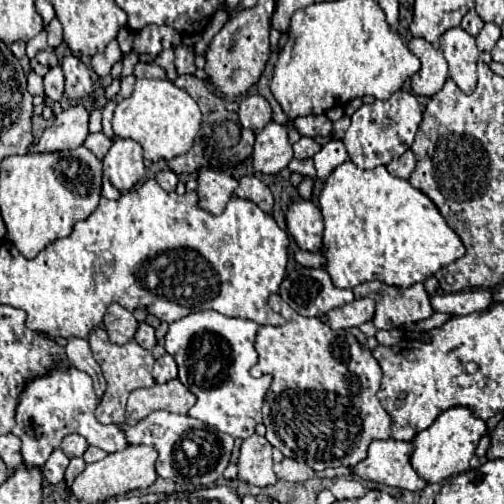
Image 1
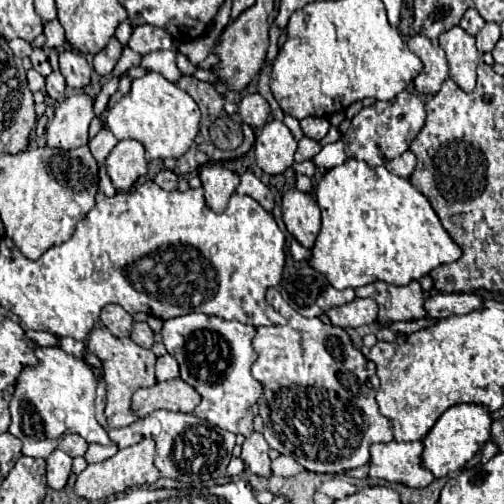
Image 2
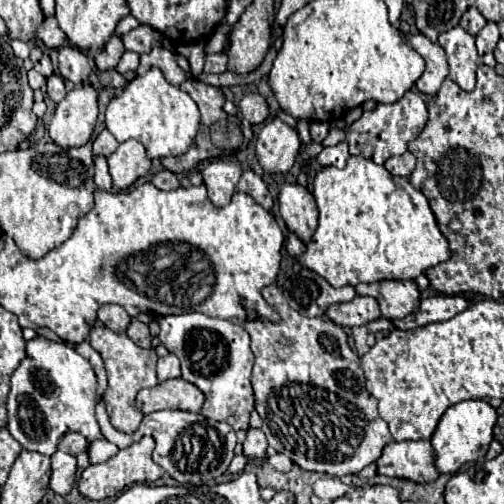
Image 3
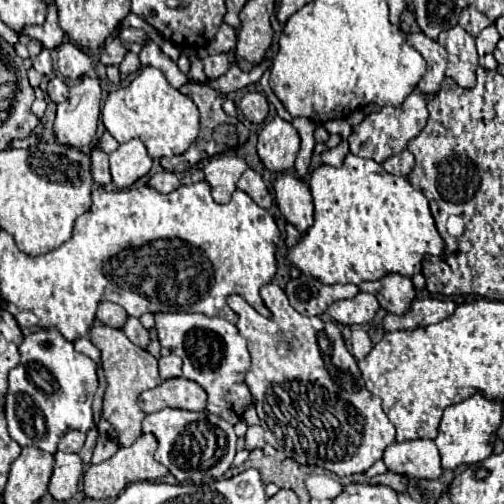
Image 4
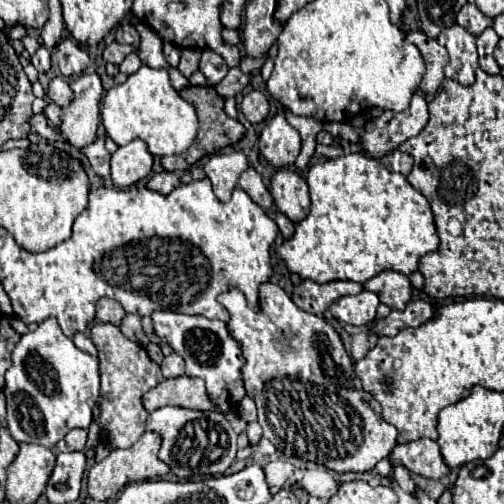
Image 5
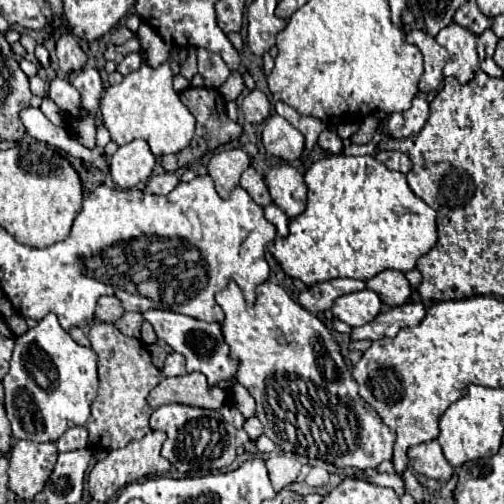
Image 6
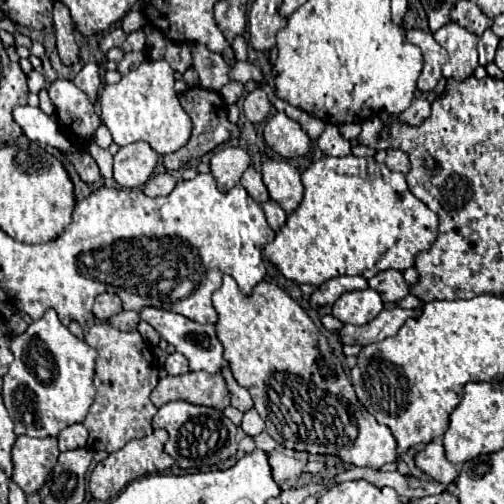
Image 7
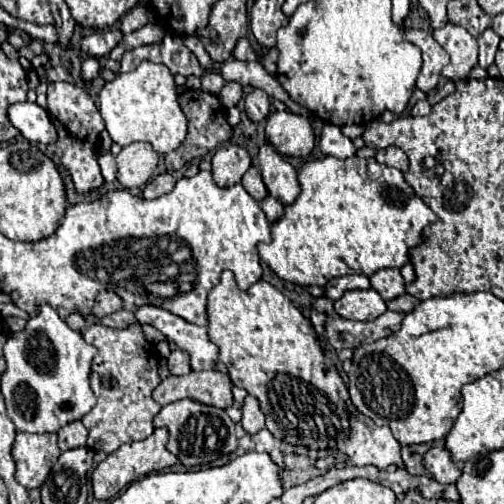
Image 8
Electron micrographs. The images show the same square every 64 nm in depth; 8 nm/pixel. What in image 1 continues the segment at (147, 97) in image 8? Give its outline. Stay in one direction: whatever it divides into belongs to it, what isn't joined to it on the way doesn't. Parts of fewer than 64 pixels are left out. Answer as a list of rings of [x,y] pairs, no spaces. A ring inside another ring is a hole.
[[[142,78],[136,80],[132,96],[118,102],[112,116],[112,128],[114,136],[136,140],[144,148],[144,158],[156,162],[186,154],[200,130],[200,118],[200,108],[186,90],[174,86],[170,80]]]

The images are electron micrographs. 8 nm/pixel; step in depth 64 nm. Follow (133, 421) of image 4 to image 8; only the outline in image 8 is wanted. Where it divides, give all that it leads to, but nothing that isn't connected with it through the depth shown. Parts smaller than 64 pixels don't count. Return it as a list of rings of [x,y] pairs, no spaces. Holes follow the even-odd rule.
[[[138,322],[130,324],[124,330],[92,324],[82,330],[82,336],[88,344],[98,348],[98,354],[92,360],[92,374],[90,374],[90,386],[98,402],[82,418],[82,424],[90,432],[88,448],[110,454],[124,442],[148,438],[154,432],[152,420],[162,408],[152,398],[154,388],[160,384],[156,346],[146,340],[142,326]]]

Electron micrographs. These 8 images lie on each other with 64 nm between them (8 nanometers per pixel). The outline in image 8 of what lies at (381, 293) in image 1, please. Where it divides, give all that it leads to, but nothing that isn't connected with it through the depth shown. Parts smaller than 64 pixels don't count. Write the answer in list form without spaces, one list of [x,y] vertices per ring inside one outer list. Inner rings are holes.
[[[382,268],[380,272],[374,272],[370,276],[370,284],[384,300],[398,298],[400,294],[406,292],[404,278],[400,276],[400,270],[396,270],[396,268]]]

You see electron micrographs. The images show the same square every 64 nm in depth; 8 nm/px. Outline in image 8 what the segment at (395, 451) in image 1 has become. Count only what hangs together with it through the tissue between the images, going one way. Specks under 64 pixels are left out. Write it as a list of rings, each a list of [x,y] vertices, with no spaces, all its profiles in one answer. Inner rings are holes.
[[[446,448],[428,450],[424,454],[424,464],[440,484],[454,484],[462,472]]]

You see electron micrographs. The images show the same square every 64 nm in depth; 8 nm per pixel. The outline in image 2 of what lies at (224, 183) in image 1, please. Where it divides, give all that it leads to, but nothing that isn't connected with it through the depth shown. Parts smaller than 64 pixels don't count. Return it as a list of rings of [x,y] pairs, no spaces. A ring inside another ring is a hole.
[[[206,164],[200,170],[200,180],[202,180],[202,188],[204,188],[204,198],[206,204],[214,210],[214,212],[222,212],[230,200],[230,196],[234,194],[240,176],[234,170],[228,170],[222,164]]]

